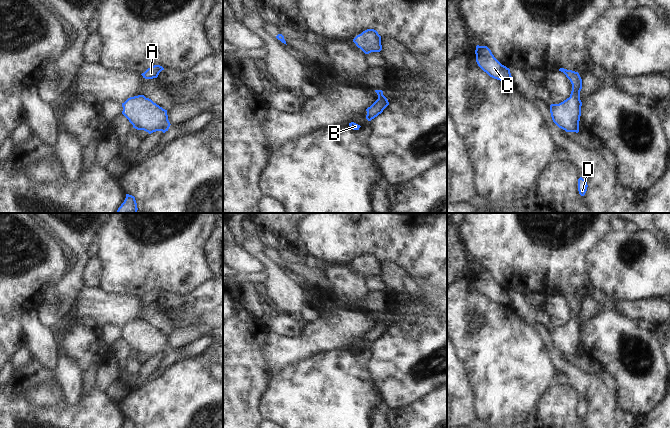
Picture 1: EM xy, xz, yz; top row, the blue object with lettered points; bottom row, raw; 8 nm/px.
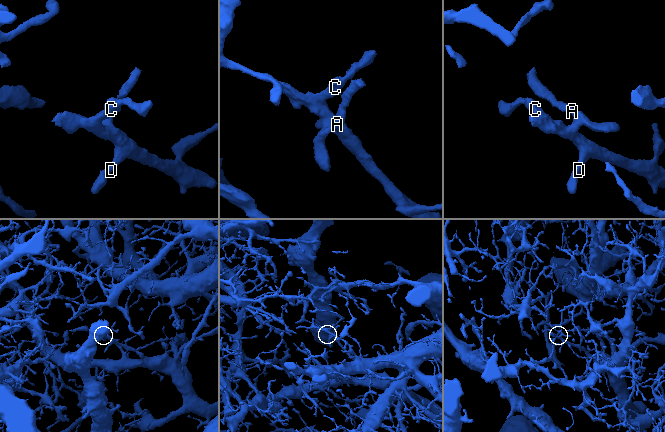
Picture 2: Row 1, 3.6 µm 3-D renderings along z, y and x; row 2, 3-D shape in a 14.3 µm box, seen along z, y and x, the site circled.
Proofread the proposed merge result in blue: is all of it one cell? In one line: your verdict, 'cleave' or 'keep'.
keep

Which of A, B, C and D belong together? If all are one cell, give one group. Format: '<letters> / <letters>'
A B C D

